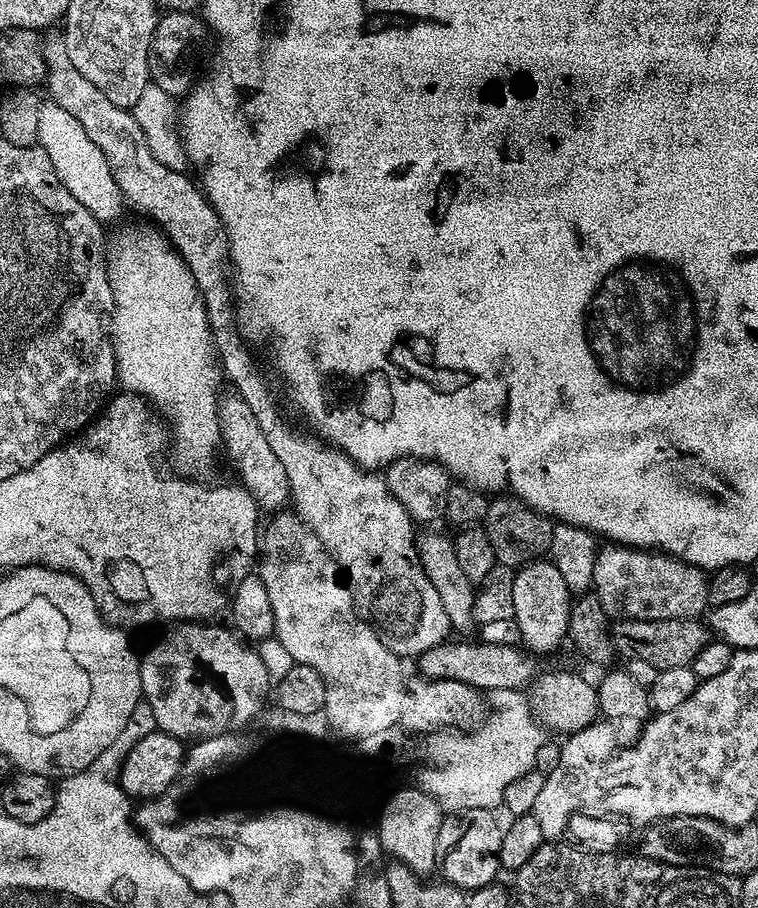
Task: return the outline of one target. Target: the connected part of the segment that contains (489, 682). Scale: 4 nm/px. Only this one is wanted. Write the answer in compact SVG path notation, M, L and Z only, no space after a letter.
M445 642L434 646L418 657L419 675L426 680L453 680L466 682L485 693L494 690L524 690L531 685L538 675L535 655L529 654L523 647L498 646L497 644L452 644Z

